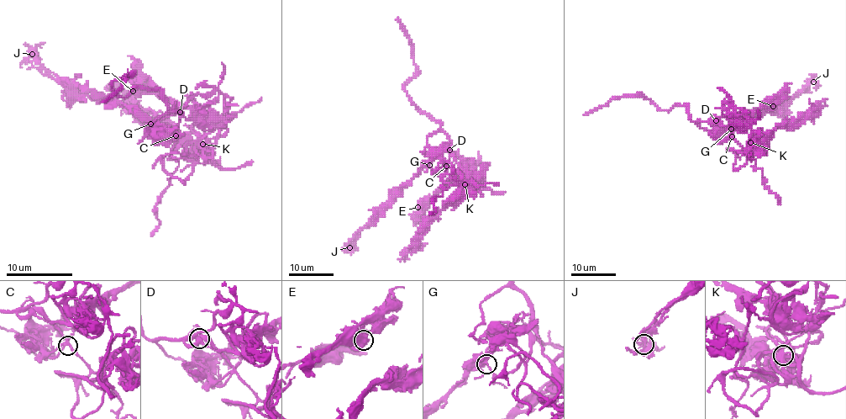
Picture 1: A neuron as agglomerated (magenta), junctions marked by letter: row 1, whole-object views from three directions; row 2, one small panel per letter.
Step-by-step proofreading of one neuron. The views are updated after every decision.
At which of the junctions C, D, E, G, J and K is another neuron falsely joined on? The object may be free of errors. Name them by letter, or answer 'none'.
none

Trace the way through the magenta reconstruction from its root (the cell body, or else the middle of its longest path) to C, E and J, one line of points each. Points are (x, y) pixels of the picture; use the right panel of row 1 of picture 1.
C: (715, 121), (718, 121), (732, 136)
E: (715, 121), (720, 125), (736, 128), (750, 114), (773, 106)
J: (715, 121), (718, 128), (726, 128), (738, 118), (755, 115), (767, 106), (789, 101), (813, 82)

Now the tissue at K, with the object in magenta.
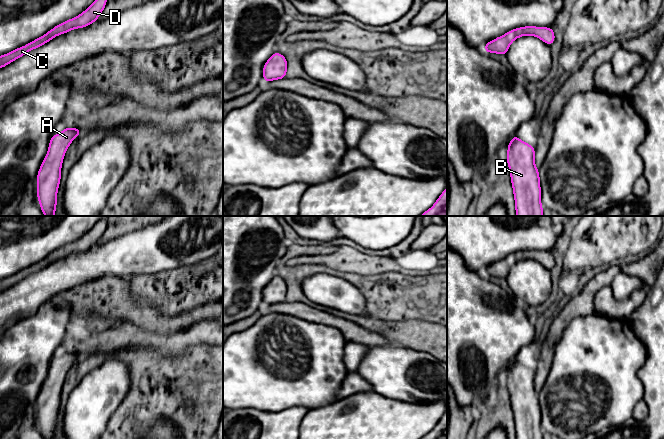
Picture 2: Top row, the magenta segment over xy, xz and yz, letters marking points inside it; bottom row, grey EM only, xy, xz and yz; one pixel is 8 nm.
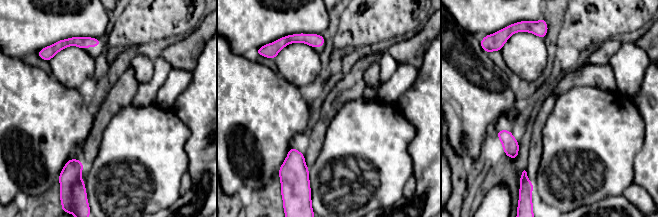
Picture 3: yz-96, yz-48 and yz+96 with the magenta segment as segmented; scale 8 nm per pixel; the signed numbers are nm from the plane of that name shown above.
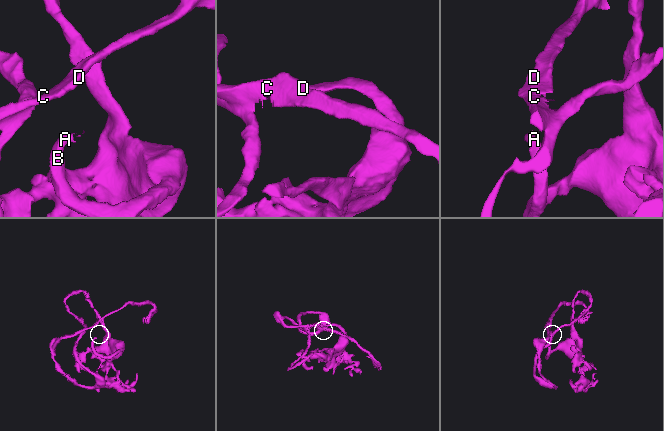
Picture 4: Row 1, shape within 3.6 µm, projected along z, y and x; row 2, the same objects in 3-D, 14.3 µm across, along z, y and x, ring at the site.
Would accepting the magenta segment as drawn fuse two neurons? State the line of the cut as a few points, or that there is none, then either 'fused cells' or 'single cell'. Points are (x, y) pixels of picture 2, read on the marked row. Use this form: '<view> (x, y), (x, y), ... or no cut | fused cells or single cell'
no cut | single cell

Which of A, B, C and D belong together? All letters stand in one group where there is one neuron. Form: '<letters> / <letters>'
A B C D

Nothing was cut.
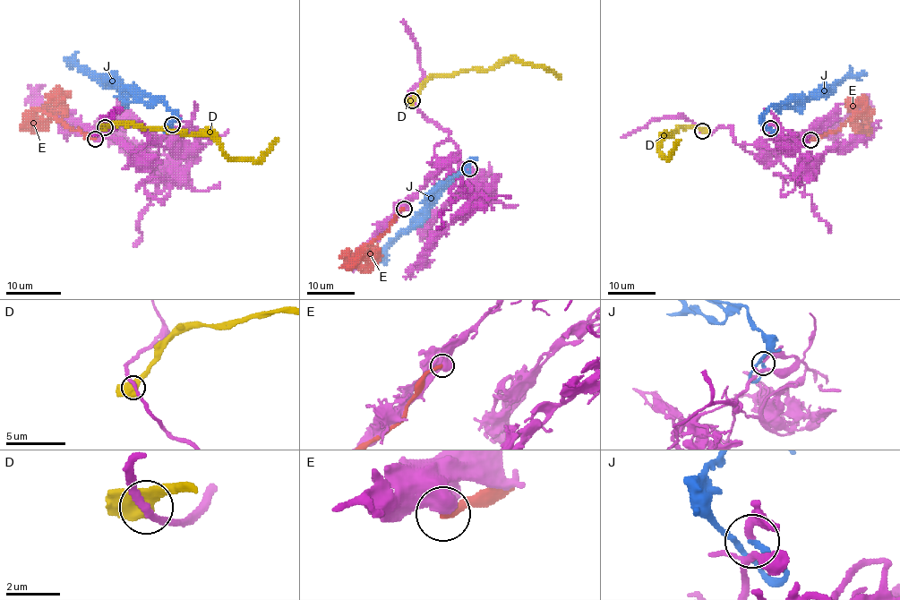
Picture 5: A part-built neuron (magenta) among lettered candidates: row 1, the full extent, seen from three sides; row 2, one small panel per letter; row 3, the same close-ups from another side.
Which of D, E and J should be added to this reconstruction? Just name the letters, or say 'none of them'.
J

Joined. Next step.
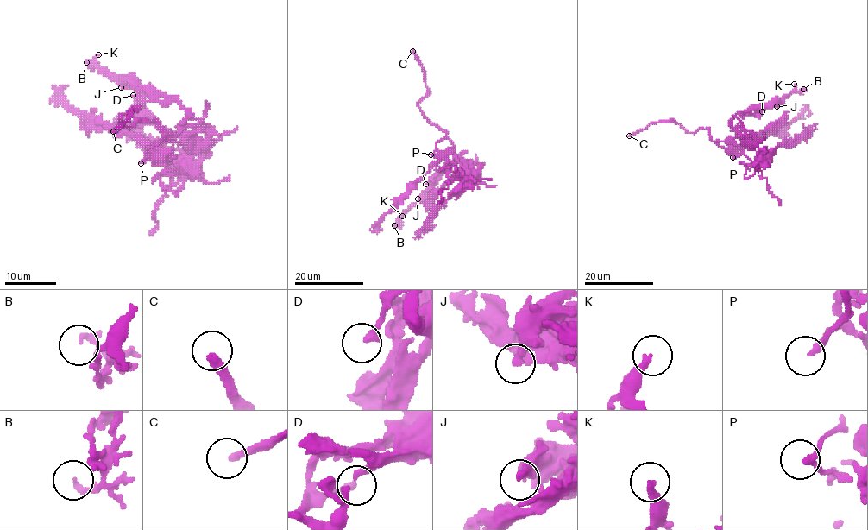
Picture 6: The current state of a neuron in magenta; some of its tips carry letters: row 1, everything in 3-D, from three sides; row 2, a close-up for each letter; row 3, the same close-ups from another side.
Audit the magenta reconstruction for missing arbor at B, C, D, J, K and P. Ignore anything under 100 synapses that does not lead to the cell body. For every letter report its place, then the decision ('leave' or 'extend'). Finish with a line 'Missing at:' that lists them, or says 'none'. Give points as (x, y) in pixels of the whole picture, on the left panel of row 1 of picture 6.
B: at (86, 62); leave
C: at (113, 131); extend
D: at (133, 95); leave
J: at (121, 87); leave
K: at (98, 54); leave
P: at (141, 163); extend
Missing at: C, P

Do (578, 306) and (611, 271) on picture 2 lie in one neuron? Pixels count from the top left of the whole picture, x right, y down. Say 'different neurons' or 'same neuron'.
same neuron

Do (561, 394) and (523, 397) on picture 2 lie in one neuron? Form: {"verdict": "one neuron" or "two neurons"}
{"verdict": "two neurons"}

